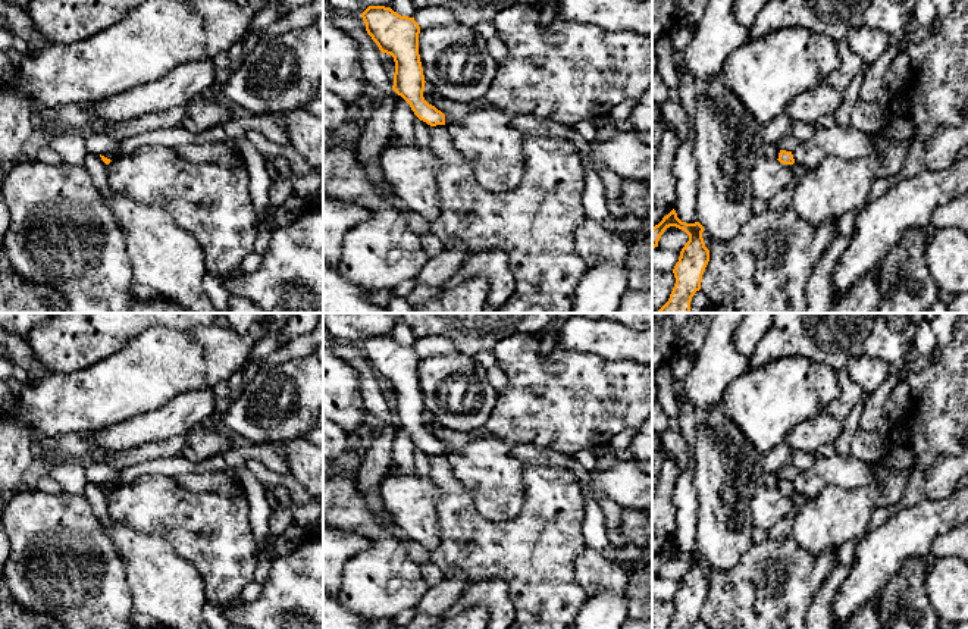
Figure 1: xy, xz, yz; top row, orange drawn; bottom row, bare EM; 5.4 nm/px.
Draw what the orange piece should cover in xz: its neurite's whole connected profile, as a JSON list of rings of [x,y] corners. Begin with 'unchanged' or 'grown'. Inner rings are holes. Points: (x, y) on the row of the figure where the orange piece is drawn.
unchanged; [[[369,6],[361,18],[382,54],[394,57],[392,90],[410,104],[420,121],[430,126],[445,125],[445,115],[423,97],[426,81],[419,54],[420,26],[414,18],[401,16],[385,6]]]

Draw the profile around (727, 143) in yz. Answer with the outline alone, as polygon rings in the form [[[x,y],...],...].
[[[696,78],[693,156],[698,165],[696,219],[712,241],[729,242],[748,222],[752,212],[752,169],[762,157],[762,128],[736,94],[717,78]]]

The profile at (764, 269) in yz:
[[[792,206],[774,212],[752,213],[729,242],[712,241],[709,262],[701,282],[714,313],[805,313],[809,297],[805,290],[817,263],[834,242],[837,220],[809,225]]]

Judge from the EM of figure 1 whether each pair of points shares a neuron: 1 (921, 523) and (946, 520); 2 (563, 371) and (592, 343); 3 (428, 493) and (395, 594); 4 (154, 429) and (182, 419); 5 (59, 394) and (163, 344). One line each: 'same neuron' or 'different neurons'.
1: same neuron
2: different neurons
3: different neurons
4: same neuron
5: same neuron

